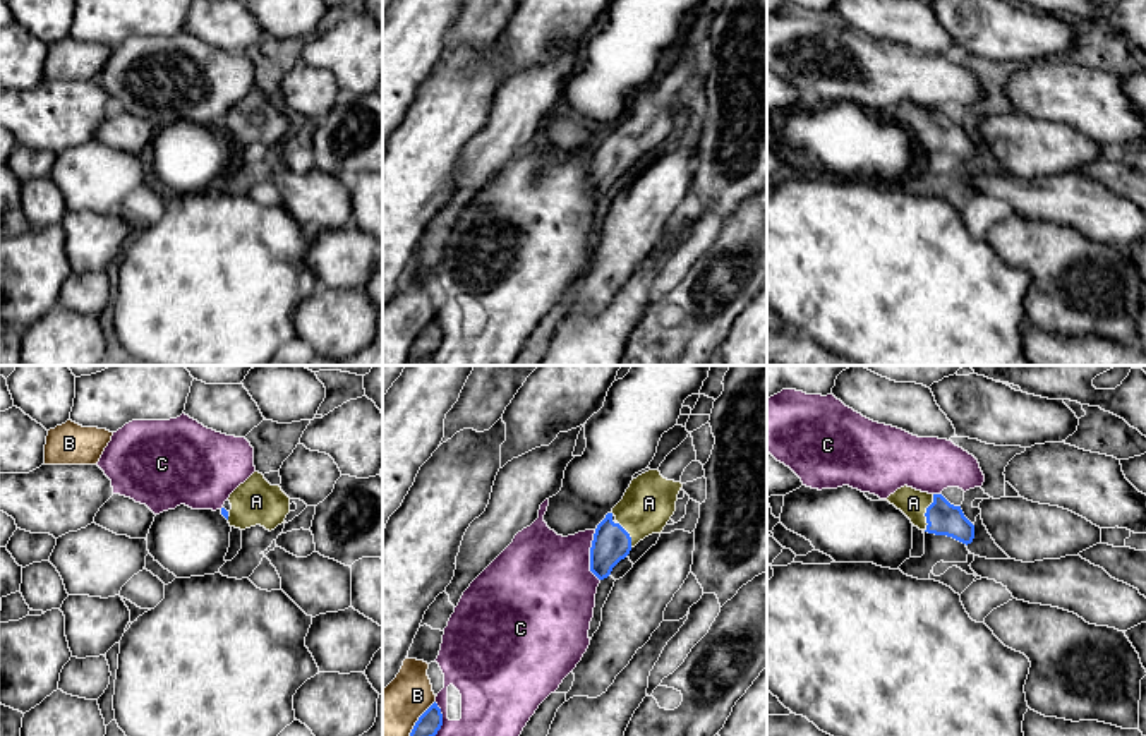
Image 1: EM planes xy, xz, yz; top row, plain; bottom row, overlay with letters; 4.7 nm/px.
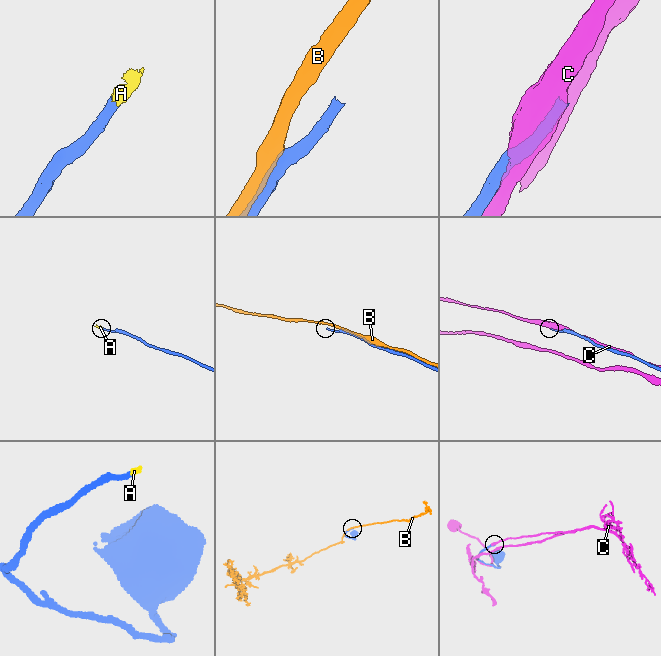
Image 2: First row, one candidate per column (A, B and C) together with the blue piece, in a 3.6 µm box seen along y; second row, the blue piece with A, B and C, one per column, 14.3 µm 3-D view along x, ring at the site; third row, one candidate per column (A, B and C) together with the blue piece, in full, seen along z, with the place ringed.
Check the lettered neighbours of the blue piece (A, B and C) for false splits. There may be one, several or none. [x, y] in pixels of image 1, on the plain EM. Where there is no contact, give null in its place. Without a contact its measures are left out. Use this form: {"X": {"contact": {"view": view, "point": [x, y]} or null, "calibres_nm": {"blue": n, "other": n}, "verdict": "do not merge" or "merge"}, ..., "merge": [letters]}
{"A": {"contact": {"view": "yz", "point": [925, 129]}, "calibres_nm": {"blue": 160, "other": 130}, "verdict": "merge"}, "B": {"contact": {"view": "xz", "point": [416, 340]}, "calibres_nm": {"blue": 110, "other": 280}, "verdict": "do not merge"}, "C": {"contact": {"view": "xz", "point": [591, 172]}, "calibres_nm": {"blue": 180, "other": 440}, "verdict": "do not merge"}, "merge": ["A"]}

